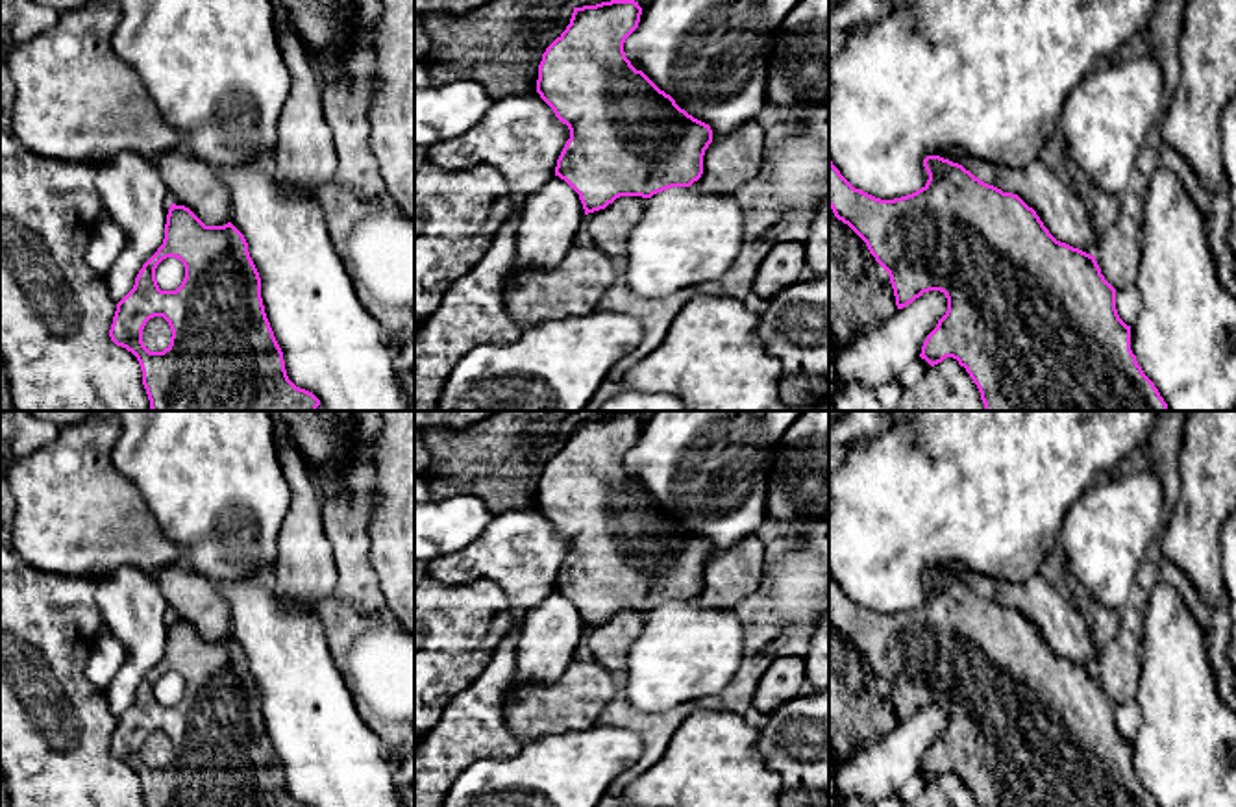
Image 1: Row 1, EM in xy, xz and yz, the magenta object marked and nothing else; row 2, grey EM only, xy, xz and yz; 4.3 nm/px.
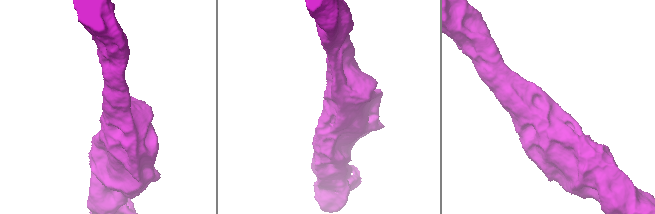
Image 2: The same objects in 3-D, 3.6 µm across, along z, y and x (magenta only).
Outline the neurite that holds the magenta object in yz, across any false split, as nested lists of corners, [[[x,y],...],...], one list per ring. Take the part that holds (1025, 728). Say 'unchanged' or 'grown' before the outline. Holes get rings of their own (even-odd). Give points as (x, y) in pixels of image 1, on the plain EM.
unchanged | [[[927,570],[927,598],[912,609],[881,615],[855,603],[829,572],[829,622],[888,687],[897,724],[923,707],[940,705],[947,726],[927,750],[920,772],[931,781],[953,772],[979,807],[1158,807],[1131,764],[1131,740],[1116,724],[1116,703],[1094,670],[1057,655],[1032,622],[975,592],[962,579]]]

